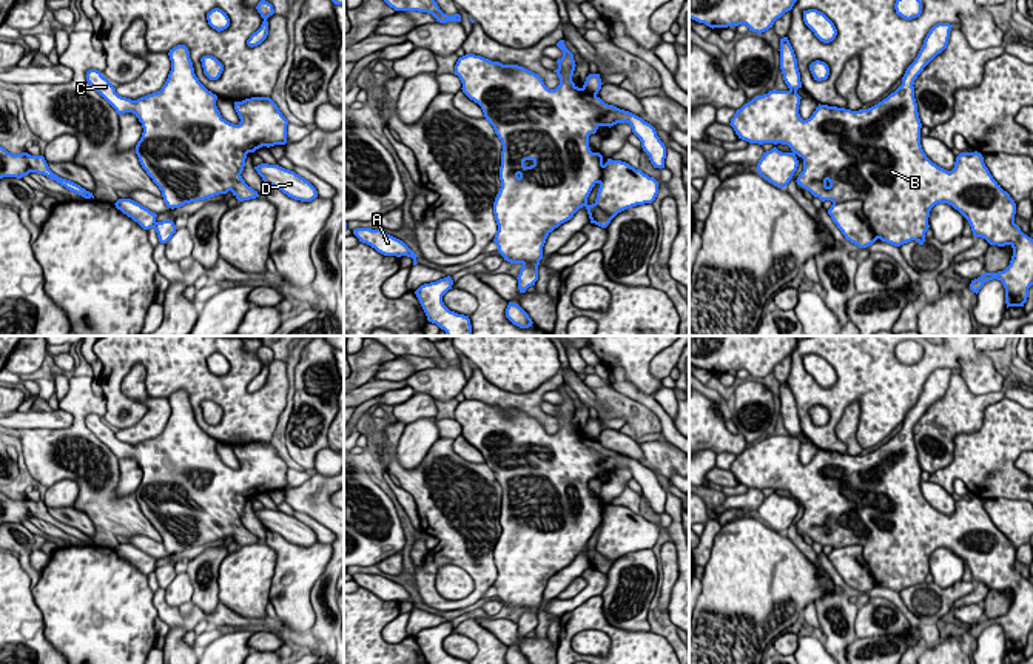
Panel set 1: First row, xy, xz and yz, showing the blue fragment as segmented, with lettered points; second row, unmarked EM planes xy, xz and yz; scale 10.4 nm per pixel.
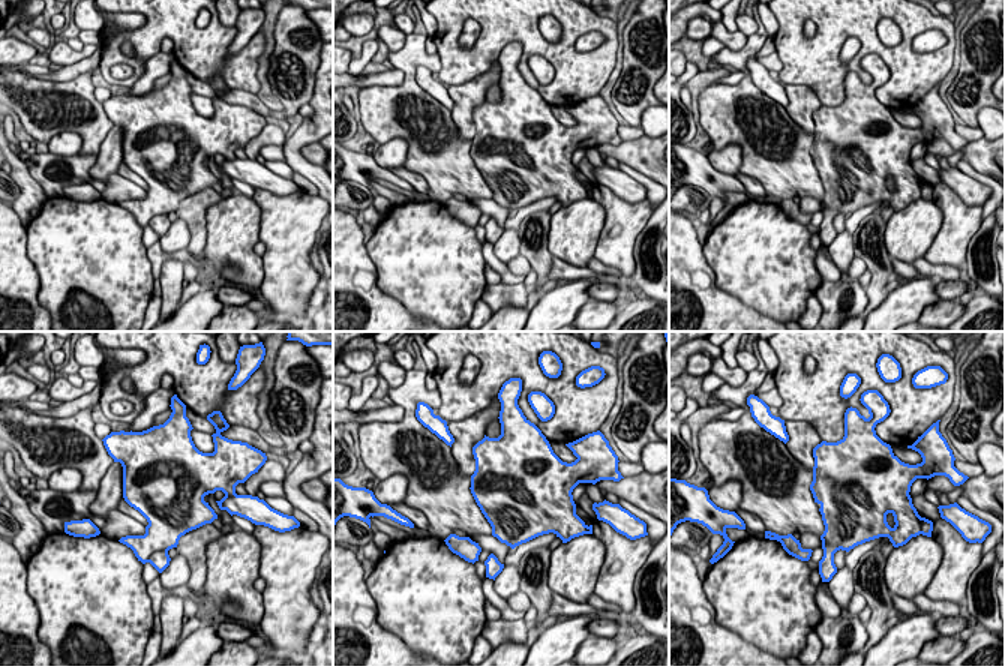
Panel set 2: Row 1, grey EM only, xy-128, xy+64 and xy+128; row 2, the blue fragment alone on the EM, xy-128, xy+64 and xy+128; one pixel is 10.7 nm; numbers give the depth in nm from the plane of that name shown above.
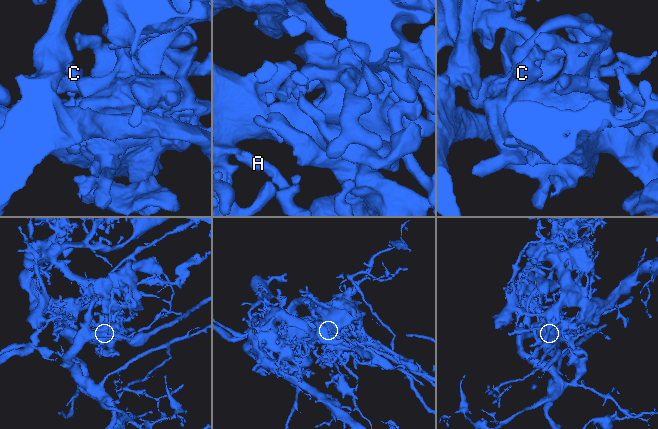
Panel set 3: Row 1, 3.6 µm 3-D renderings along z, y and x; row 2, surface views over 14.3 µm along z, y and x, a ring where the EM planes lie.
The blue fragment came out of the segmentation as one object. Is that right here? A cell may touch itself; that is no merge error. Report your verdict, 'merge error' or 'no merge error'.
merge error

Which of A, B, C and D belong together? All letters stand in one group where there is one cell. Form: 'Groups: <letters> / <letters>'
Groups: A B C / D

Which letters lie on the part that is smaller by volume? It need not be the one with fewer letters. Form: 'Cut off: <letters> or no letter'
Cut off: D

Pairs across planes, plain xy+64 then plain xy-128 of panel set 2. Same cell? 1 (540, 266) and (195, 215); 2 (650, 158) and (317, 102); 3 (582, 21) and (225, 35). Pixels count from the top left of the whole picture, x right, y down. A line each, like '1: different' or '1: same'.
1: same
2: same
3: same

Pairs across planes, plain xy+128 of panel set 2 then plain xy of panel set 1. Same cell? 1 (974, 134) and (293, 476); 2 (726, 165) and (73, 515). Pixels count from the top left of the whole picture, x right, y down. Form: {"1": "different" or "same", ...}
{"1": "same", "2": "different"}

